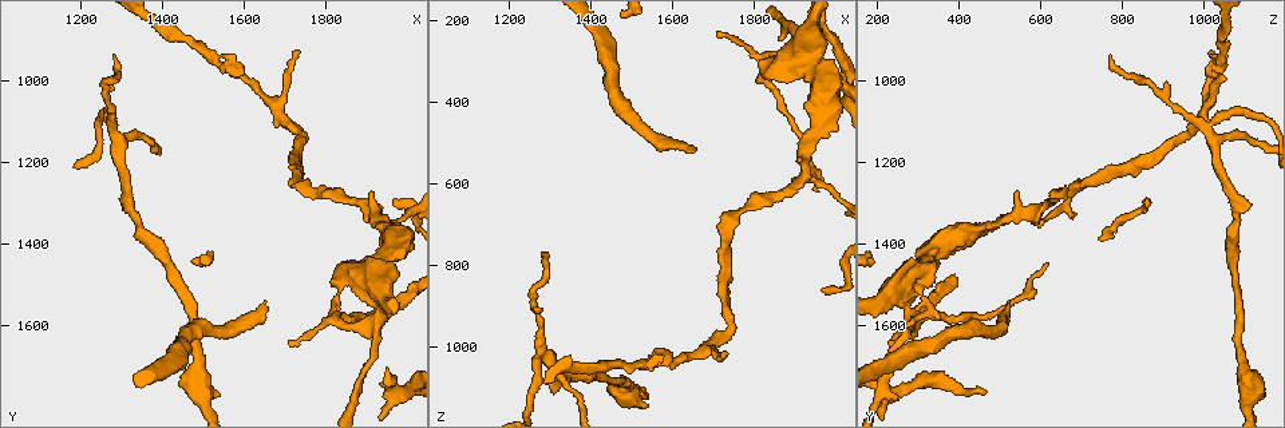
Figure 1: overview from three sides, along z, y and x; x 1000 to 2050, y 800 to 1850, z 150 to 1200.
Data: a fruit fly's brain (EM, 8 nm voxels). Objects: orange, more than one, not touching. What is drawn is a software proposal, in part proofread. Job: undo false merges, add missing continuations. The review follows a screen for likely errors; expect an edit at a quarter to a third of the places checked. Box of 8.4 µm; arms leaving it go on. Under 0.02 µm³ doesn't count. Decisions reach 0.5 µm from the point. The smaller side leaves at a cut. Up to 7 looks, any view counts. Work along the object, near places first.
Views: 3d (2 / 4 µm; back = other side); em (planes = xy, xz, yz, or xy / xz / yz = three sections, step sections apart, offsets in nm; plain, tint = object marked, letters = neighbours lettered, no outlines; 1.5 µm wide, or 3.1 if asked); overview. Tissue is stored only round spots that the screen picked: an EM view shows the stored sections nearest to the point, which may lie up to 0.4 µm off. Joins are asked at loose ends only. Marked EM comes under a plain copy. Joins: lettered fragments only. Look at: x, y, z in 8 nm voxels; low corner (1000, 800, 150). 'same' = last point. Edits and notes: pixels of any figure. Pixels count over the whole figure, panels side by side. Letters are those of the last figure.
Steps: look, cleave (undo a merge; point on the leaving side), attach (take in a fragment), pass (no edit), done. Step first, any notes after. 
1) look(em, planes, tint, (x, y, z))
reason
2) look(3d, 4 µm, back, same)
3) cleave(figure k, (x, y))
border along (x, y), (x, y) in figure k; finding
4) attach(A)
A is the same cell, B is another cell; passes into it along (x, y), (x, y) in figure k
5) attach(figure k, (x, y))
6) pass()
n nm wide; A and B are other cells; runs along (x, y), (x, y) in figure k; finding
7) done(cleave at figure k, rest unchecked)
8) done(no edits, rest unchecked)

look(3d, 4 µm, (1650, 1545, 520))
an open end

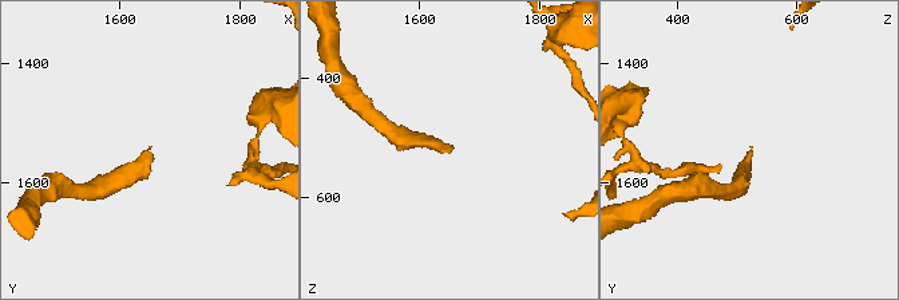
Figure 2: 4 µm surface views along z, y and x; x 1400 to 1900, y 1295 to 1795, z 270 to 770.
look(em, planes, letters, (1650, 1545, 525))
now the EM

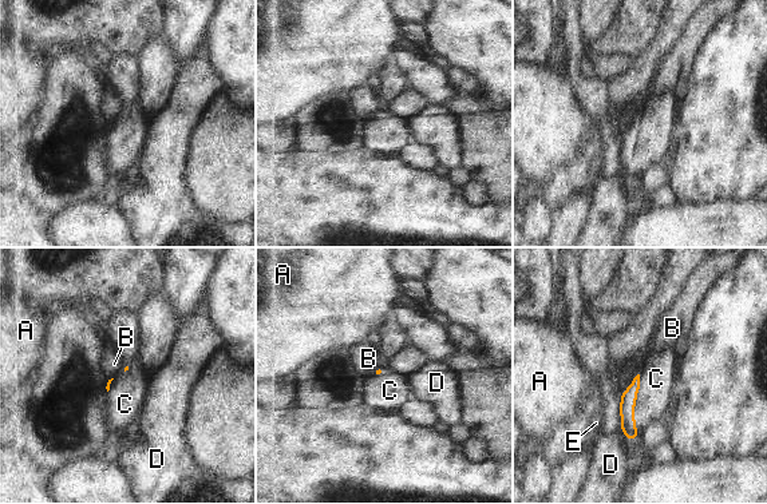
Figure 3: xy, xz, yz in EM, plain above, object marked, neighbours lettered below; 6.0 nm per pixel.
attach(figure 3, (656, 379))
C is the same cell, A, B, D and E are other cells; passes into it along (628, 427), (633, 405), (656, 379) in figure 3; the cell continues

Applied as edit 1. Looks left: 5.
look(overview)
see it whole again

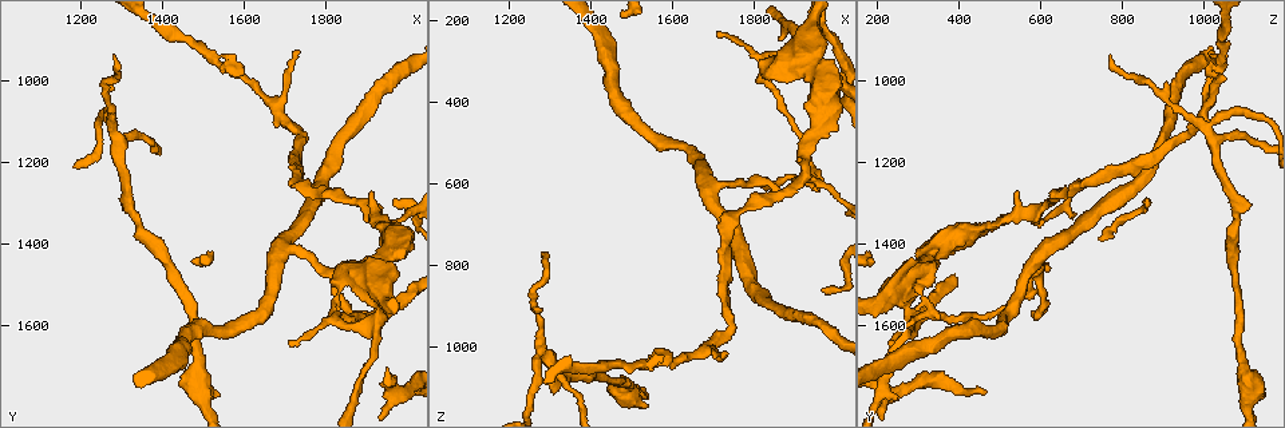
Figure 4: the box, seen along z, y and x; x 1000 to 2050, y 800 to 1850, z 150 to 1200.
look(em, xy, step 8, tint, (1265, 1115, 1010))
four-way junction

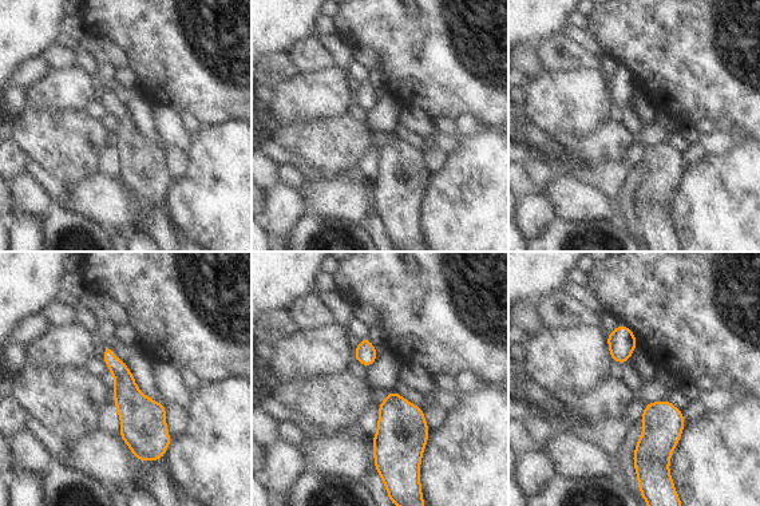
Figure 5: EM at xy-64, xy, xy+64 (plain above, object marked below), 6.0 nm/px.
look(em, planes, letters, same)
another direction

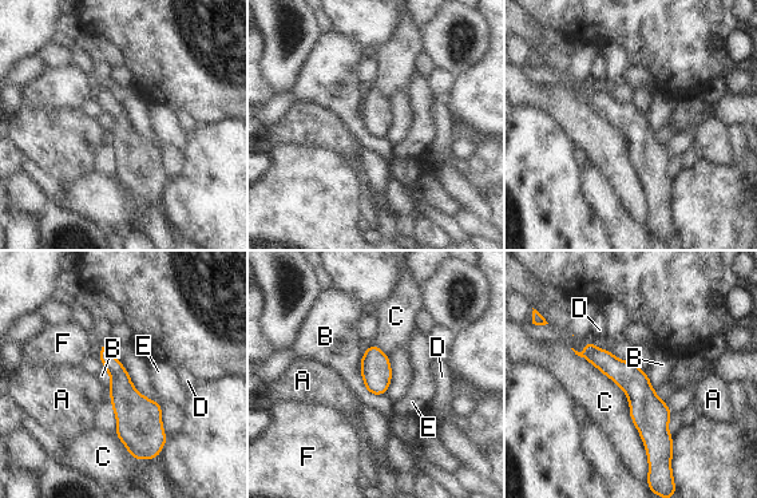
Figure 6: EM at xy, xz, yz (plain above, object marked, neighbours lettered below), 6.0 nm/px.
pass()
A, B, C, D, E and F are other cells; all the same cell

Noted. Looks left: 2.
look(em, yz, step 8, tint, (1285, 930, 770))
an open end

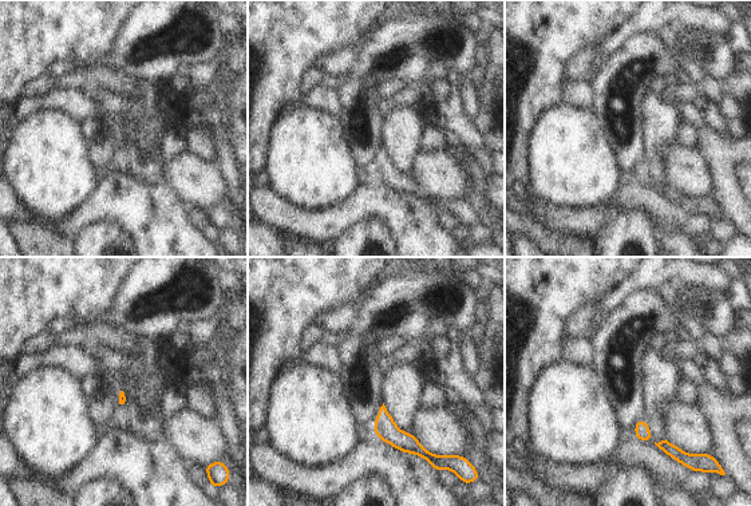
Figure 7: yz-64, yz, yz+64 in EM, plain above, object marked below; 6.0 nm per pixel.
look(em, planes, letters, same)

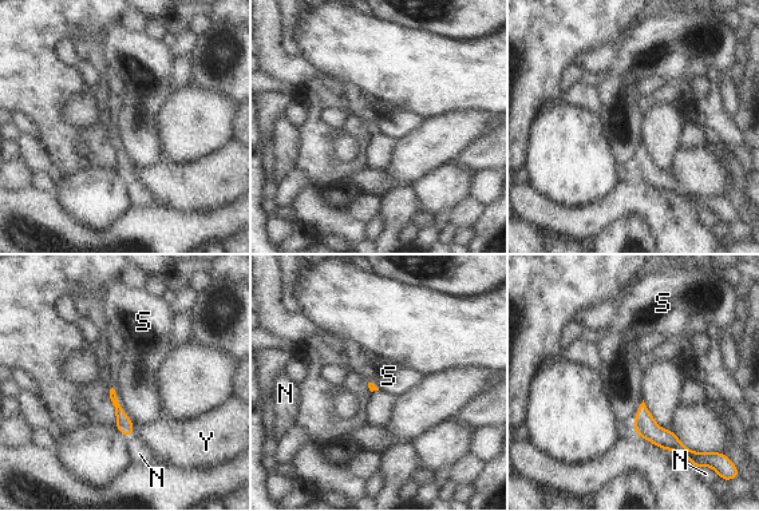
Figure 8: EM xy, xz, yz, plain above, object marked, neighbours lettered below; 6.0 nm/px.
pass()
N, S and Y are other cells; no lettered fragment goes on from it

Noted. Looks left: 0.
done(attach at figure 3, rest unchecked)

